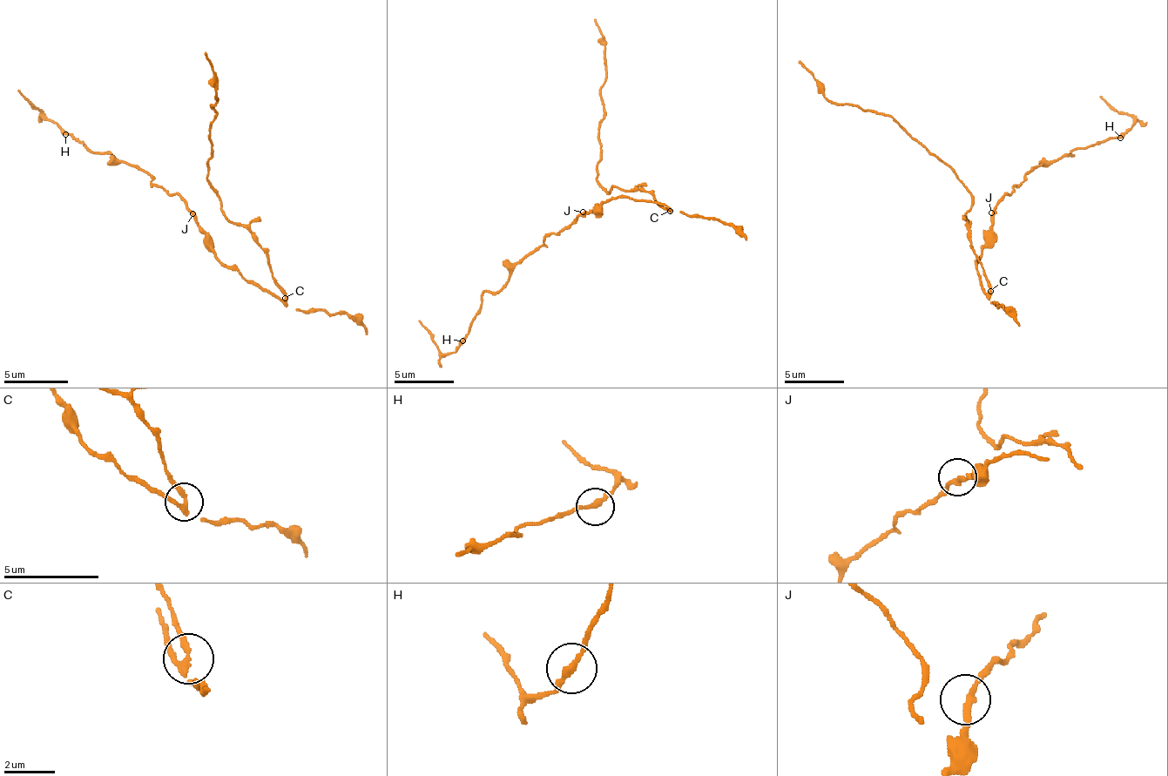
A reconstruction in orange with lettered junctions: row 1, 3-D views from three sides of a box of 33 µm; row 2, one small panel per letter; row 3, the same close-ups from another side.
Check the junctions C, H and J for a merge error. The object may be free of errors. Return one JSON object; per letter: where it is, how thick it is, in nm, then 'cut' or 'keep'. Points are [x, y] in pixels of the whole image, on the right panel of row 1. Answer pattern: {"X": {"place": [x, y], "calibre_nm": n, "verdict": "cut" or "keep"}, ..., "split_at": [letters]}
{"C": {"place": [990, 291], "calibre_nm": 190, "verdict": "cut"}, "H": {"place": [1120, 138], "calibre_nm": 240, "verdict": "keep"}, "J": {"place": [991, 212], "calibre_nm": 240, "verdict": "keep"}, "split_at": ["C"]}

